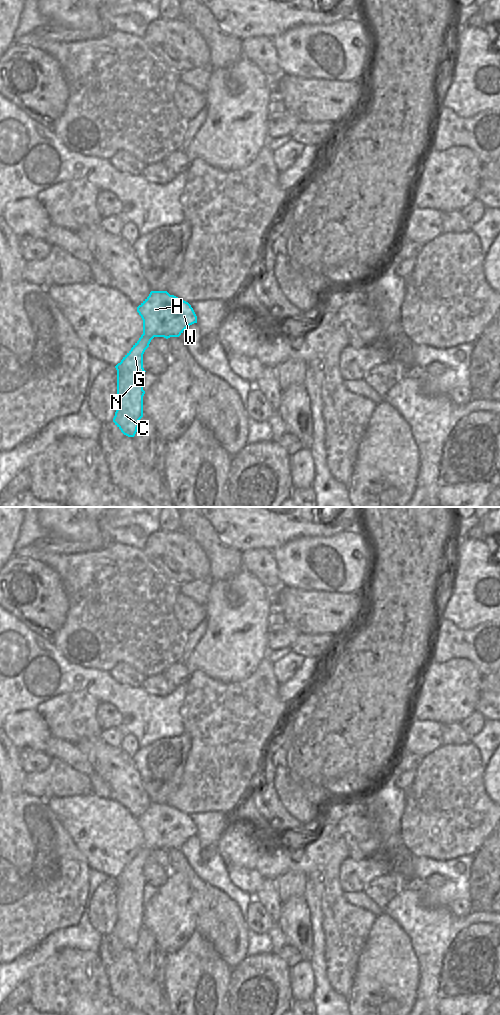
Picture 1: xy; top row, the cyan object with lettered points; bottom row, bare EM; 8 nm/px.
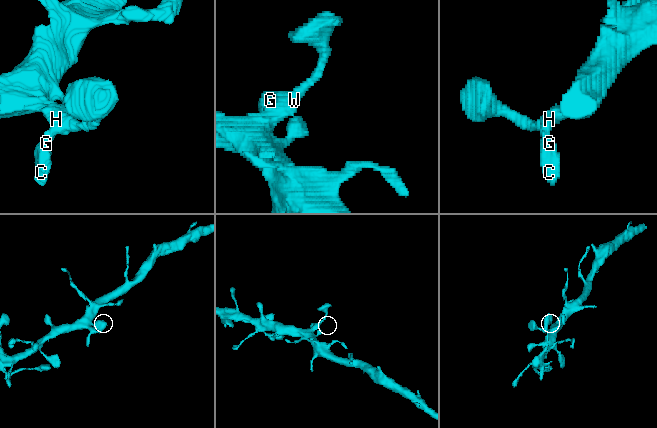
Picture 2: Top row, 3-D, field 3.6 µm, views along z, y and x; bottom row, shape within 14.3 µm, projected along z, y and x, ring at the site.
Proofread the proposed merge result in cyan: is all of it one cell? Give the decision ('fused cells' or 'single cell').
single cell

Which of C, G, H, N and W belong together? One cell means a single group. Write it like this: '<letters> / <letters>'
C G H N W

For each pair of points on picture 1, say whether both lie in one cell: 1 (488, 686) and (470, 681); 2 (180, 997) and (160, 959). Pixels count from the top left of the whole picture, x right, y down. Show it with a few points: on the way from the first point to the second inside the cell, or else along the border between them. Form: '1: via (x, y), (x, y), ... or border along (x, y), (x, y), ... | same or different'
1: border along (483, 675), (479, 701), (475, 707) | different
2: border along (167, 955), (163, 983) | different

